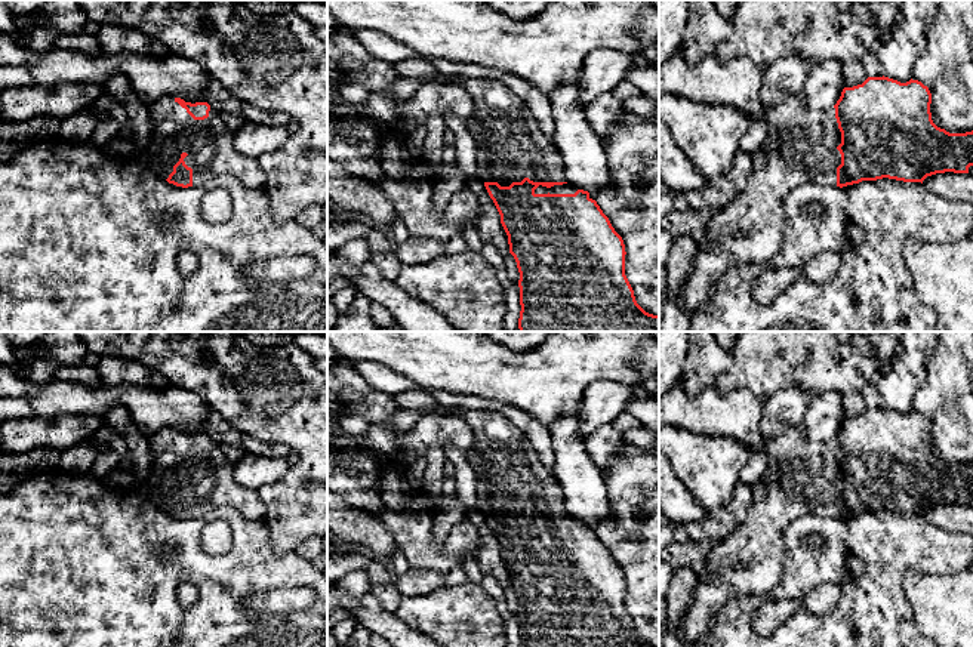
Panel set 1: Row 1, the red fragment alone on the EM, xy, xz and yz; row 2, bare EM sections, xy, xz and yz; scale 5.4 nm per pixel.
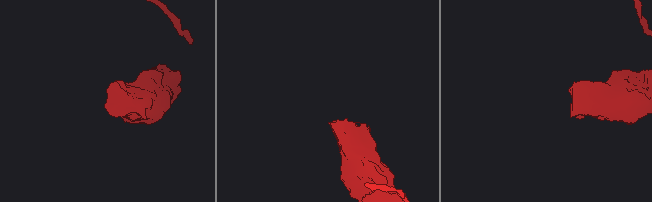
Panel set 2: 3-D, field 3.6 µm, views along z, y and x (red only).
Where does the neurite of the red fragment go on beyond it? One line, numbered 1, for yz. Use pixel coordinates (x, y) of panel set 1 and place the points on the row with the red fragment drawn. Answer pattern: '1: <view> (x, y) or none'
1: yz (801, 144)

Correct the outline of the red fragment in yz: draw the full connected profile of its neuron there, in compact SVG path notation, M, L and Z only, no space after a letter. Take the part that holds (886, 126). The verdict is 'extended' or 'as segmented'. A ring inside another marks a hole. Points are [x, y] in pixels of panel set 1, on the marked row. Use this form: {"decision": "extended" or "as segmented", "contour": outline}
{"decision": "extended", "contour": "M680 49L659 67L659 96L675 95L695 102L733 107L749 115L754 123L766 121L769 126L767 138L755 152L746 187L703 228L705 240L711 247L698 247L692 272L684 281L680 296L680 309L689 318L709 299L715 283L727 269L742 264L763 264L778 253L785 235L785 195L792 188L806 182L843 188L883 178L923 184L927 176L945 172L969 173L969 167L973 166L973 130L949 133L937 127L930 113L932 93L918 80L911 78L900 83L884 76L868 77L862 84L844 87L837 104L826 110L809 108L800 93L786 93L780 102L766 108L760 93L764 71L748 59L720 62L706 56L693 64L684 58Z"}

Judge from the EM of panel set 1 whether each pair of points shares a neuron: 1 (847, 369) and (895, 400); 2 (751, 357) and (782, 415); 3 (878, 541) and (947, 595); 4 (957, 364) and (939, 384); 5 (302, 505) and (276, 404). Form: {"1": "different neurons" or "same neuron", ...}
{"1": "different neurons", "2": "different neurons", "3": "different neurons", "4": "same neuron", "5": "same neuron"}

